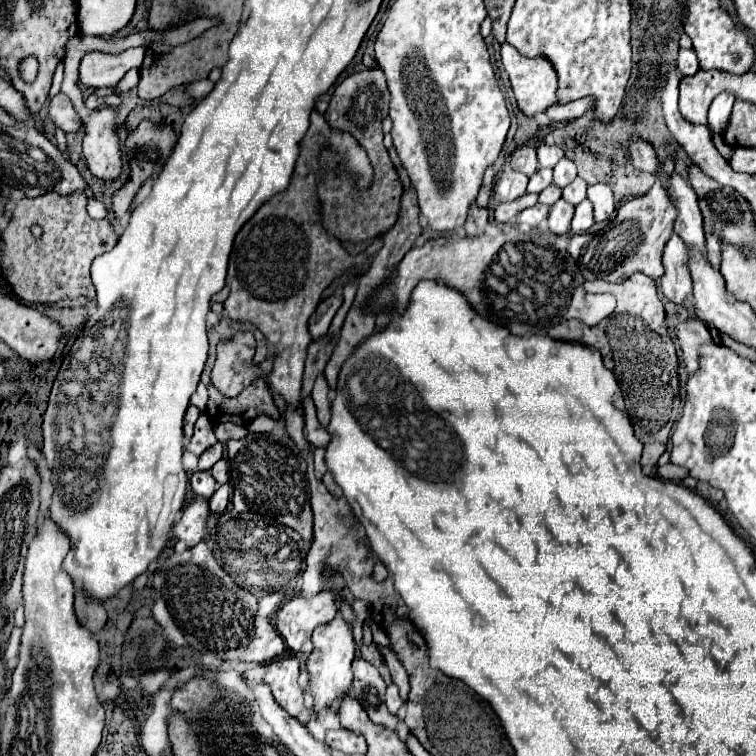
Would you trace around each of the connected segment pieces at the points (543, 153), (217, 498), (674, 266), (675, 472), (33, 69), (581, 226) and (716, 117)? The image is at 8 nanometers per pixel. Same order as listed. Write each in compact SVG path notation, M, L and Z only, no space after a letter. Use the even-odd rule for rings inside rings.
M540 146L538 148L538 162L540 166L554 168L558 160L564 158L564 150L560 146Z
M224 484L224 486L220 486L220 488L214 492L214 496L210 498L210 510L212 510L214 514L222 514L222 512L226 510L226 506L228 506L228 498L230 498L230 486Z
M672 234L664 246L662 292L676 304L684 304L692 296L692 276L688 270L690 250L678 234Z
M668 462L668 464L664 464L664 466L658 468L658 474L660 474L660 478L664 478L664 480L682 482L682 480L688 476L688 470L686 470L686 468L680 468L680 466L672 464L672 462Z
M29 56L20 63L19 72L26 82L34 82L38 74L38 62L33 56Z
M588 200L580 202L576 206L576 214L574 214L574 220L572 220L572 226L570 226L570 232L572 234L584 234L590 230L590 226L594 224L594 214L592 214L592 204Z
M718 94L718 98L714 98L710 112L708 112L708 128L712 136L720 136L724 134L728 122L730 122L730 112L732 112L732 104L734 104L734 96L732 94Z

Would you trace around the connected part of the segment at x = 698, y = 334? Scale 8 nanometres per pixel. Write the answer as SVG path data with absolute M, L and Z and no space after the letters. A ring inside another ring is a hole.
M686 320L678 324L678 332L676 332L678 340L680 340L680 348L684 352L684 362L690 374L698 372L698 348L704 344L712 344L712 334L708 330L708 326L702 320Z

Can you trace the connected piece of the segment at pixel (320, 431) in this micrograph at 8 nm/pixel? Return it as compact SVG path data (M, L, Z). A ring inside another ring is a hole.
M311 395L303 399L302 406L304 409L305 431L309 443L318 448L326 448L331 440L331 435L318 422Z

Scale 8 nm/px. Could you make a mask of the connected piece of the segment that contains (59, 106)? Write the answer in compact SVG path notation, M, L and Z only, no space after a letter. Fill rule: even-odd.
M56 94L52 100L50 100L50 108L48 108L48 114L50 118L54 120L56 126L60 126L64 132L80 132L82 130L82 120L80 116L76 114L70 98L66 94Z

